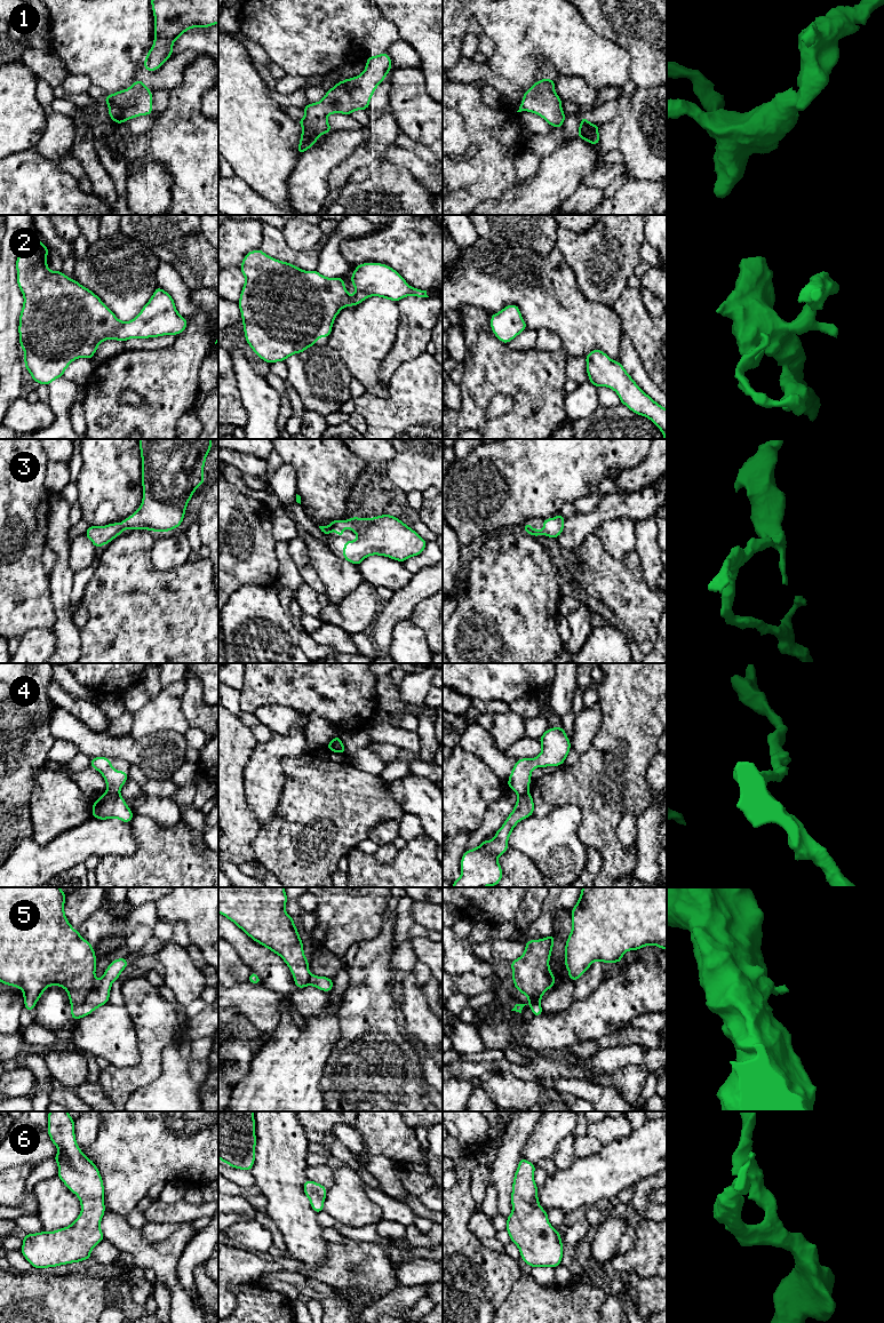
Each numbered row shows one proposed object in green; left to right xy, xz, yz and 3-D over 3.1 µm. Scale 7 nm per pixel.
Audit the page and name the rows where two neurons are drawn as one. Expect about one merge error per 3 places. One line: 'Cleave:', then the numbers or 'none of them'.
Cleave: 4, 5

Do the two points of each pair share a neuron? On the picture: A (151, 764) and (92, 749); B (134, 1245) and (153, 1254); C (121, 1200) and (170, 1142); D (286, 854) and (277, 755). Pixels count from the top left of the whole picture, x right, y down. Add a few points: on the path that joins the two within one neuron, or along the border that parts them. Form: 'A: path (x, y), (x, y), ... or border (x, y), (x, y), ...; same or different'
A: path (136, 751), (128, 748), (106, 748); same
B: path (138, 1248), (149, 1254); same
C: path (127, 1186), (157, 1156); same
D: border (280, 765), (284, 772), (284, 787), (272, 818); different

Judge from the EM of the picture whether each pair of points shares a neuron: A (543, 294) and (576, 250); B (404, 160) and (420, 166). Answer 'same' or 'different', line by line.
A: different
B: same

